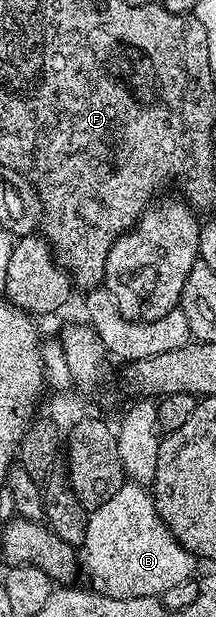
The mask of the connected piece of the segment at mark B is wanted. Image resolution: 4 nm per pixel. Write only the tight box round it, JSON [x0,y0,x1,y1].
[79,482,197,597]

